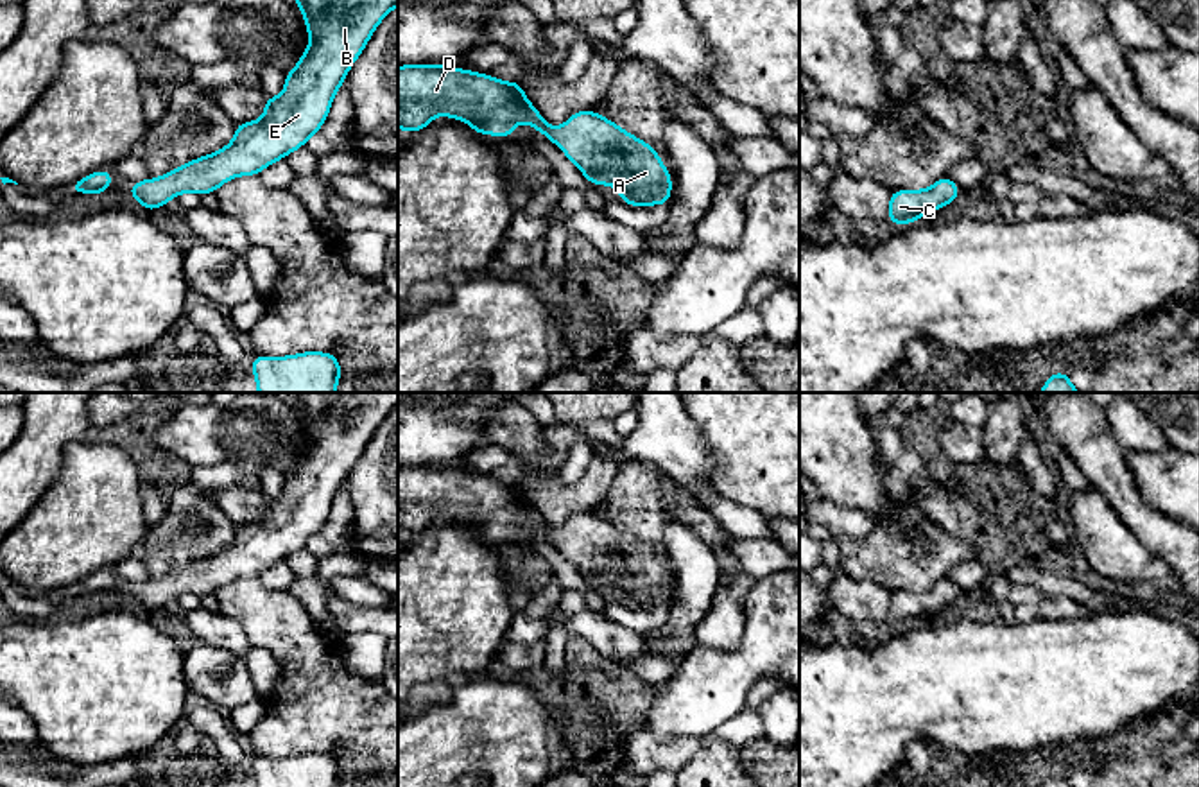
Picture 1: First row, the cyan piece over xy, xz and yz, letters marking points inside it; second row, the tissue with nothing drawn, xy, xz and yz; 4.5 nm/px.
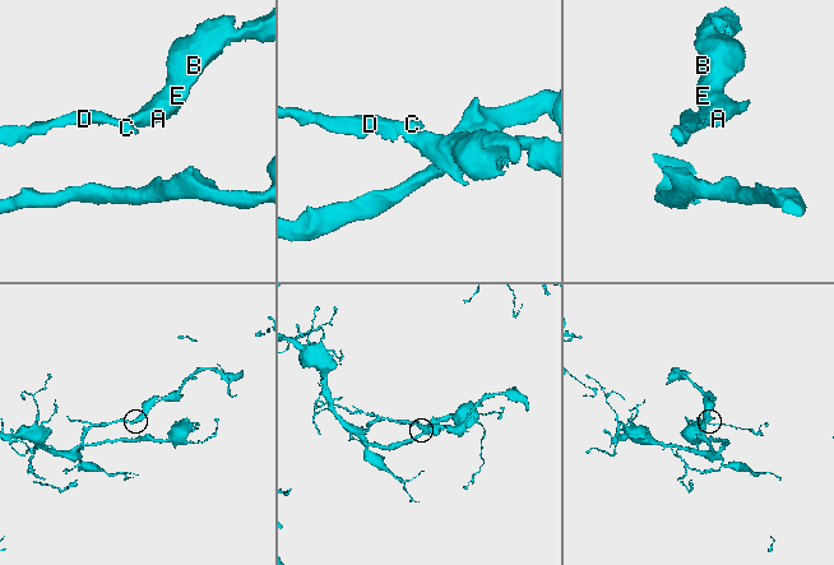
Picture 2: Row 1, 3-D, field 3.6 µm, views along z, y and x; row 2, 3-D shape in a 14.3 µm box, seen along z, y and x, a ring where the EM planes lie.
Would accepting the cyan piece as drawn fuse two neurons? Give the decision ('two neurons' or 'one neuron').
one neuron

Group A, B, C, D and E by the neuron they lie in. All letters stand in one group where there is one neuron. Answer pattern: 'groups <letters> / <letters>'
groups A B C D E

